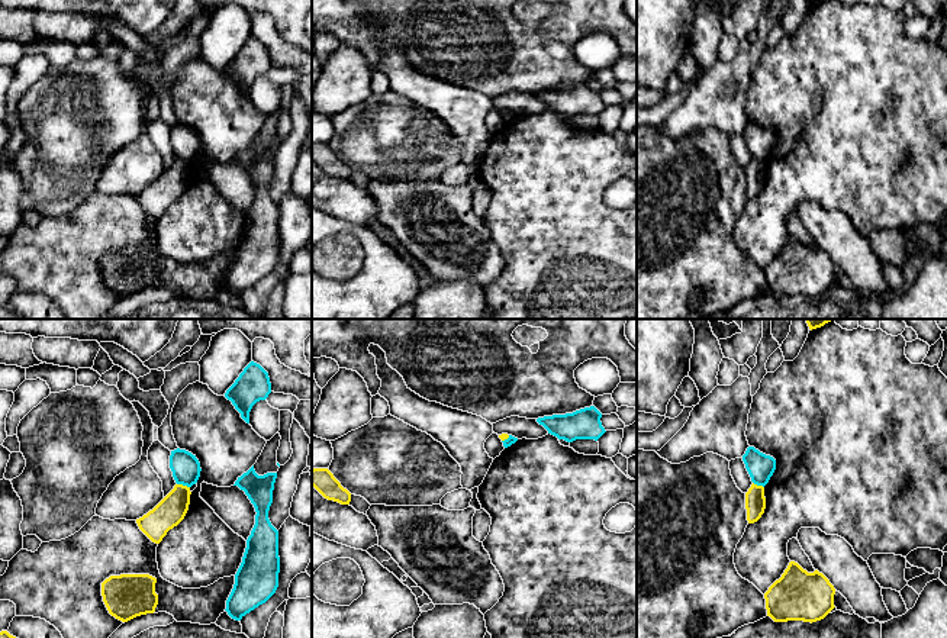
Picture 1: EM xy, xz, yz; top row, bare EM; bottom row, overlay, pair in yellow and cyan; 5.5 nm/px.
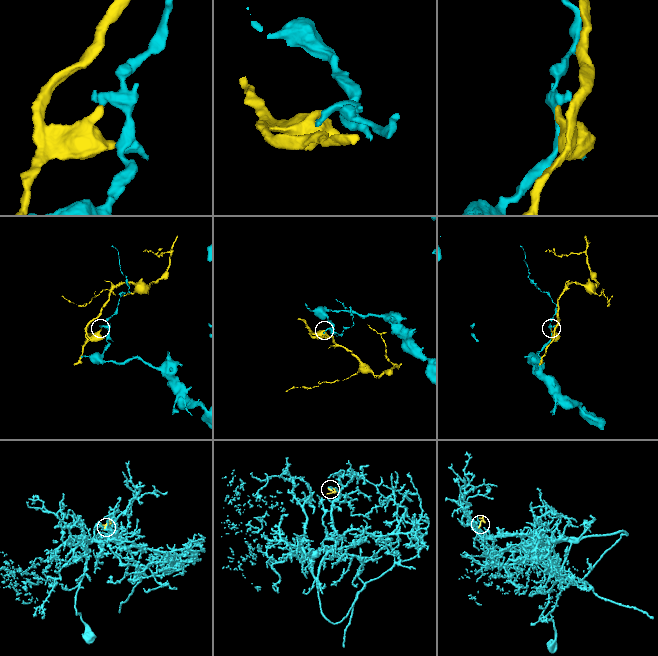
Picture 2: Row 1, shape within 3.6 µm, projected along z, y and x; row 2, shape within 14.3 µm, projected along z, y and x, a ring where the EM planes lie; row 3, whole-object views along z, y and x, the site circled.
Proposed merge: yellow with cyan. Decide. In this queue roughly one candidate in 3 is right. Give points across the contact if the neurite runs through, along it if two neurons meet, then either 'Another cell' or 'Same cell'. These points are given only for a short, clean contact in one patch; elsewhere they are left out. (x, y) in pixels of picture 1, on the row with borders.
Boundary: xy (177, 483), (189, 487). Another cell

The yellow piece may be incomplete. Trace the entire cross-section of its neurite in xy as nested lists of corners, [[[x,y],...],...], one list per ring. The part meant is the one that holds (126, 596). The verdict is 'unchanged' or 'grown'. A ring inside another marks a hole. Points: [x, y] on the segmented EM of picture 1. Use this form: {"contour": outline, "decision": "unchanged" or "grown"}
{"contour": [[[149,574],[110,576],[102,583],[103,602],[109,613],[122,622],[154,613],[158,605],[155,583]]], "decision": "unchanged"}

